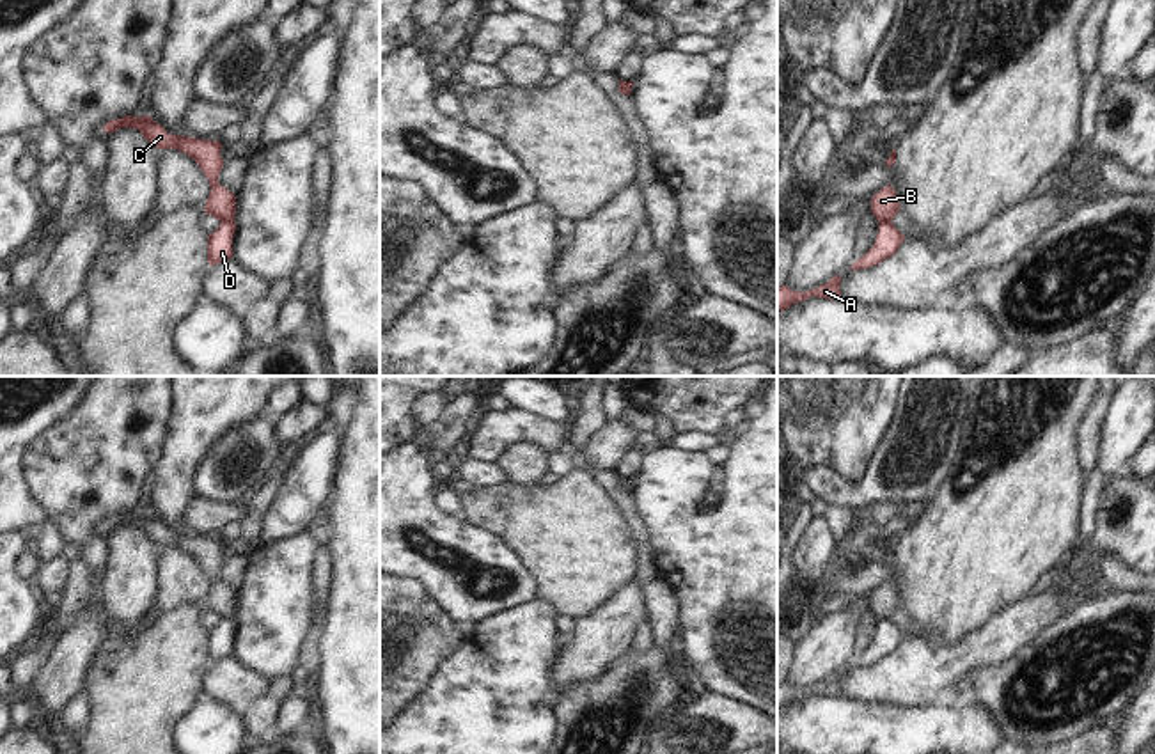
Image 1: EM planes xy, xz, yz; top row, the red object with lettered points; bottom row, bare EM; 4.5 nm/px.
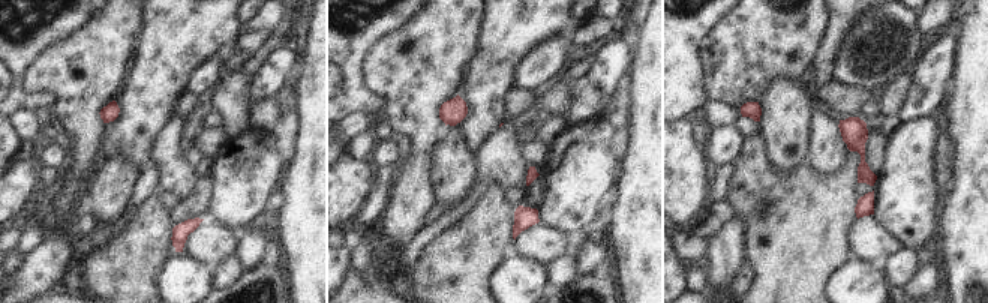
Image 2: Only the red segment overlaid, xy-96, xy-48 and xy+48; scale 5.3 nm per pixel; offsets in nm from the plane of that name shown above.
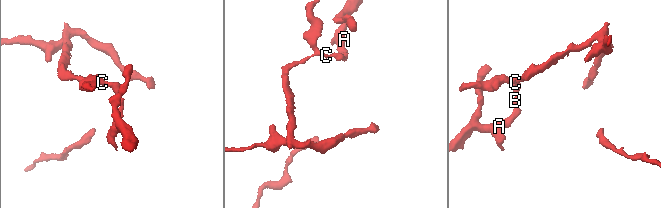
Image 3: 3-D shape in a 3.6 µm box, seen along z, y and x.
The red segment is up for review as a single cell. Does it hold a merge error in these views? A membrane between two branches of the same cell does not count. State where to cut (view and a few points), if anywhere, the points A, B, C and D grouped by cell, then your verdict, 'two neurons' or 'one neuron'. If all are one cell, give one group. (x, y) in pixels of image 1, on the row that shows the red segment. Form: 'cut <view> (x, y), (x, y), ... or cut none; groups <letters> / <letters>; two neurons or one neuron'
cut xy (233, 219), (222, 222); groups A D / B C; two neurons

